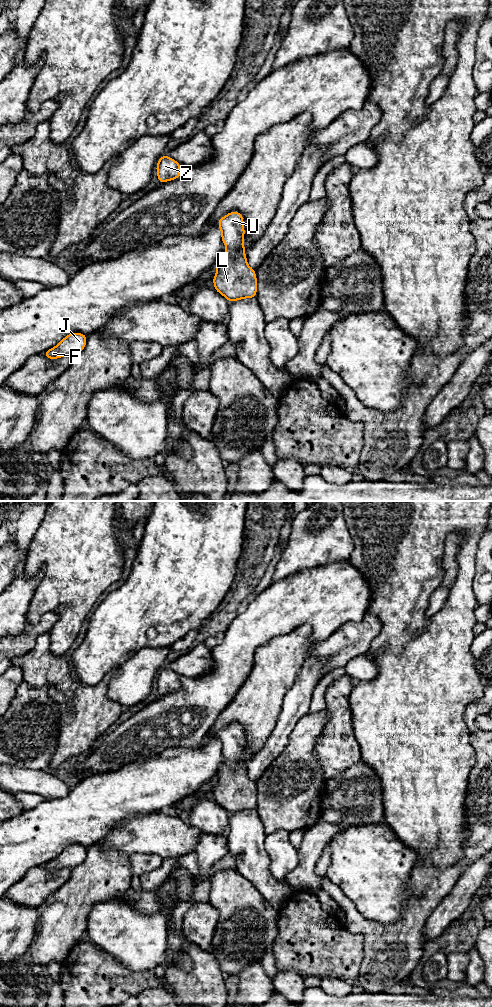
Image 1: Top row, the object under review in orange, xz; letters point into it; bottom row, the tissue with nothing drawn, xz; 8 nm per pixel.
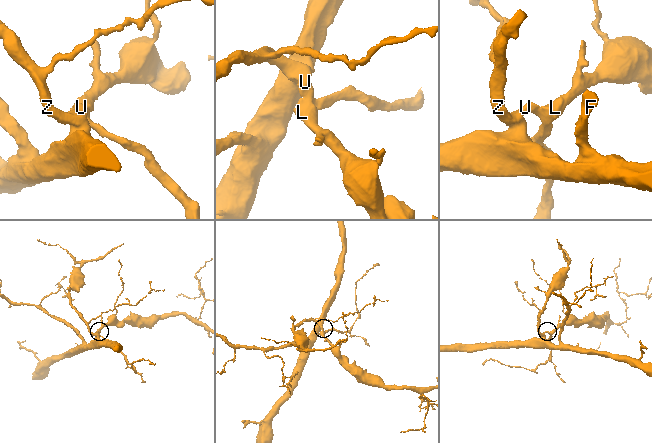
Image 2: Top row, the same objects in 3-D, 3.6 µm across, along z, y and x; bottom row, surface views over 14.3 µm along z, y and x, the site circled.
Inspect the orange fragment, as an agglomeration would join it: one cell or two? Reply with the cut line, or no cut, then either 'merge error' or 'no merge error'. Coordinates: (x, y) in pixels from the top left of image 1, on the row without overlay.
cut none; no merge error

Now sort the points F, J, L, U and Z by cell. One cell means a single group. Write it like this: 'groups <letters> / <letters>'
groups F J L U Z

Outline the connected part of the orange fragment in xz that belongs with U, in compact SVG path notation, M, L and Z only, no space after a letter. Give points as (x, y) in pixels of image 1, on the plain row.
M238 723L229 724L217 734L227 764L219 769L214 801L230 815L257 809L256 783L247 776L244 759L244 730Z

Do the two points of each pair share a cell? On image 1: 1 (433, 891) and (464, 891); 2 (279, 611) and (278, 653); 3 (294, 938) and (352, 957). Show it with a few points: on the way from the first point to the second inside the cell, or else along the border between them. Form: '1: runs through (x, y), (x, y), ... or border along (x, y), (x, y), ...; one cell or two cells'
1: border along (463, 871), (450, 892), (434, 908); two cells
2: border along (300, 627), (286, 634), (277, 635), (258, 648); two cells
3: runs through (308, 939), (314, 944), (338, 954); one cell

